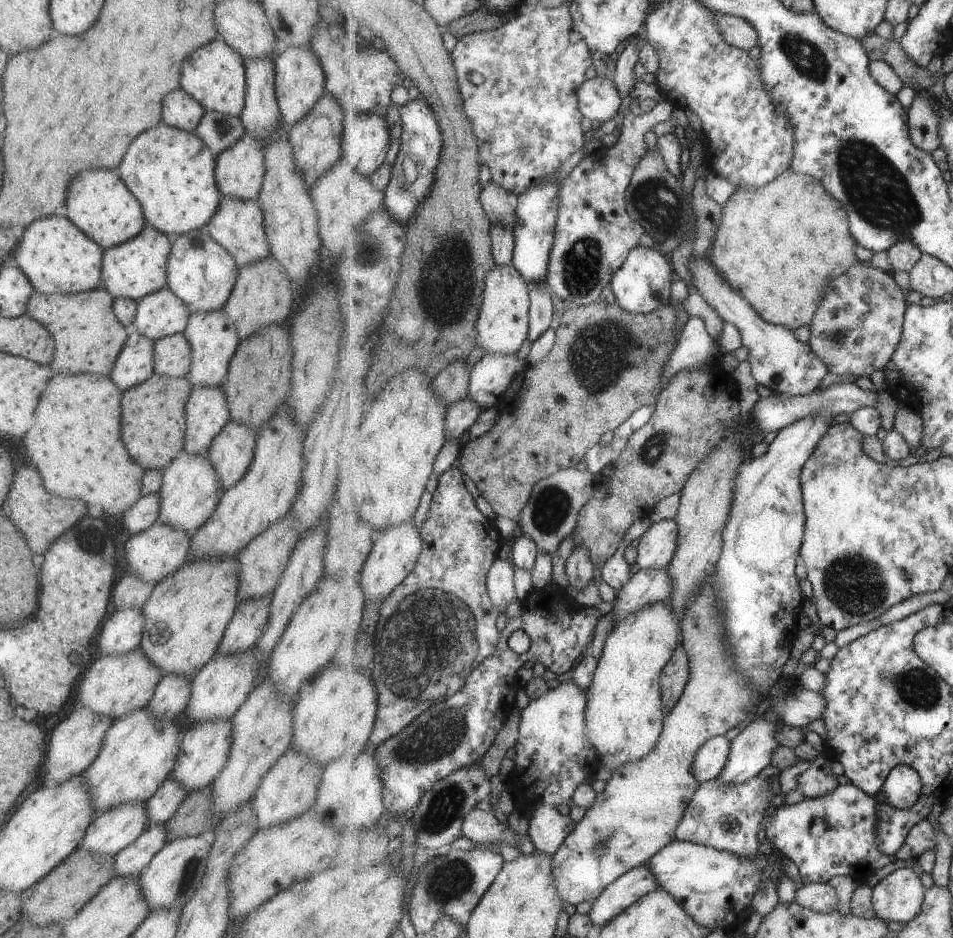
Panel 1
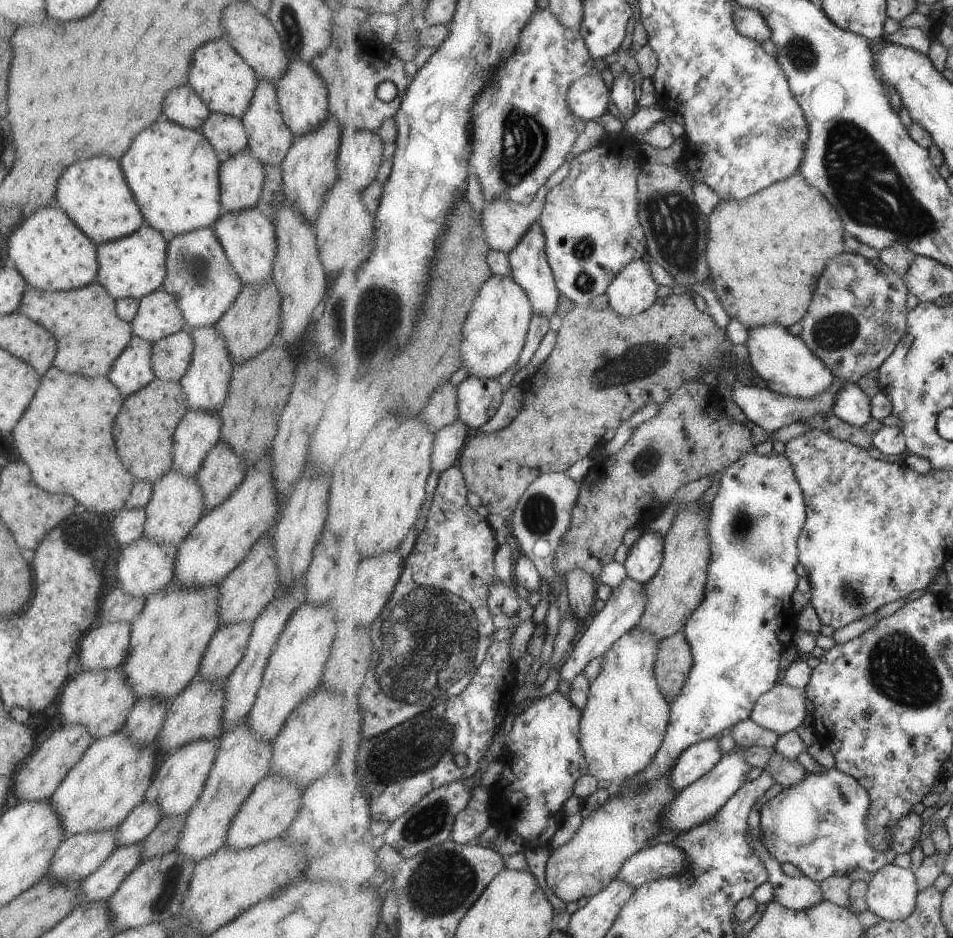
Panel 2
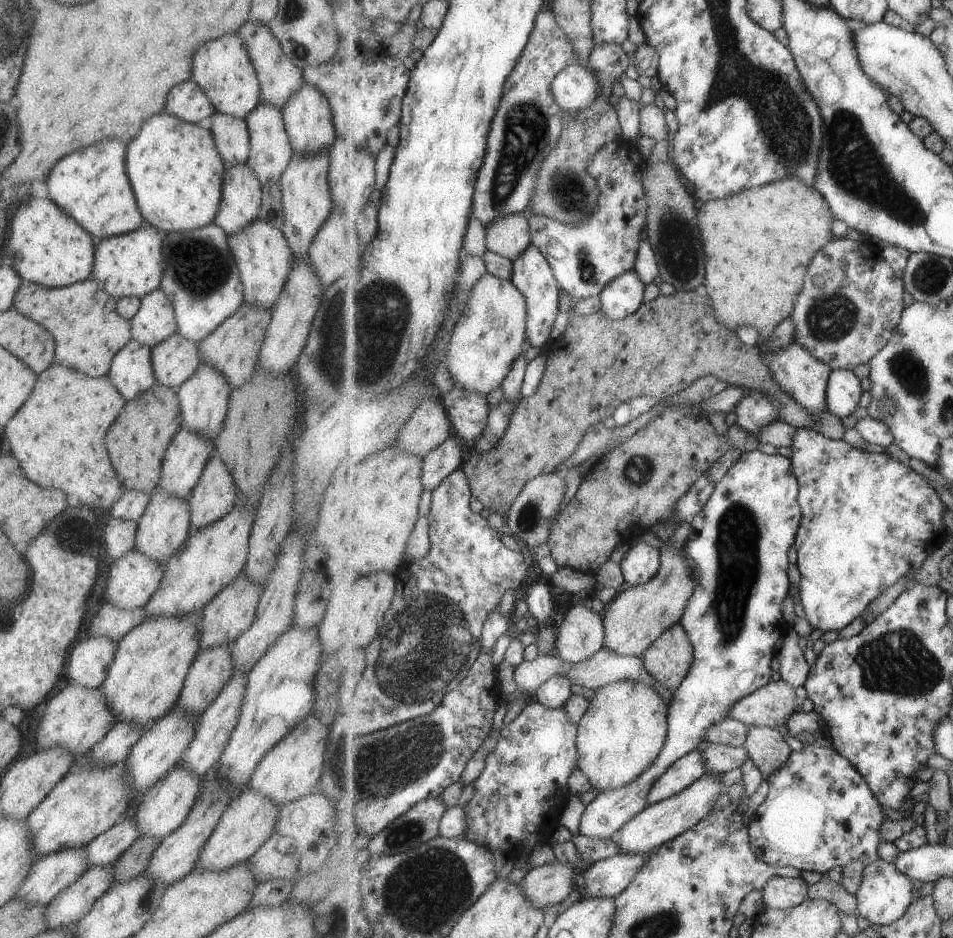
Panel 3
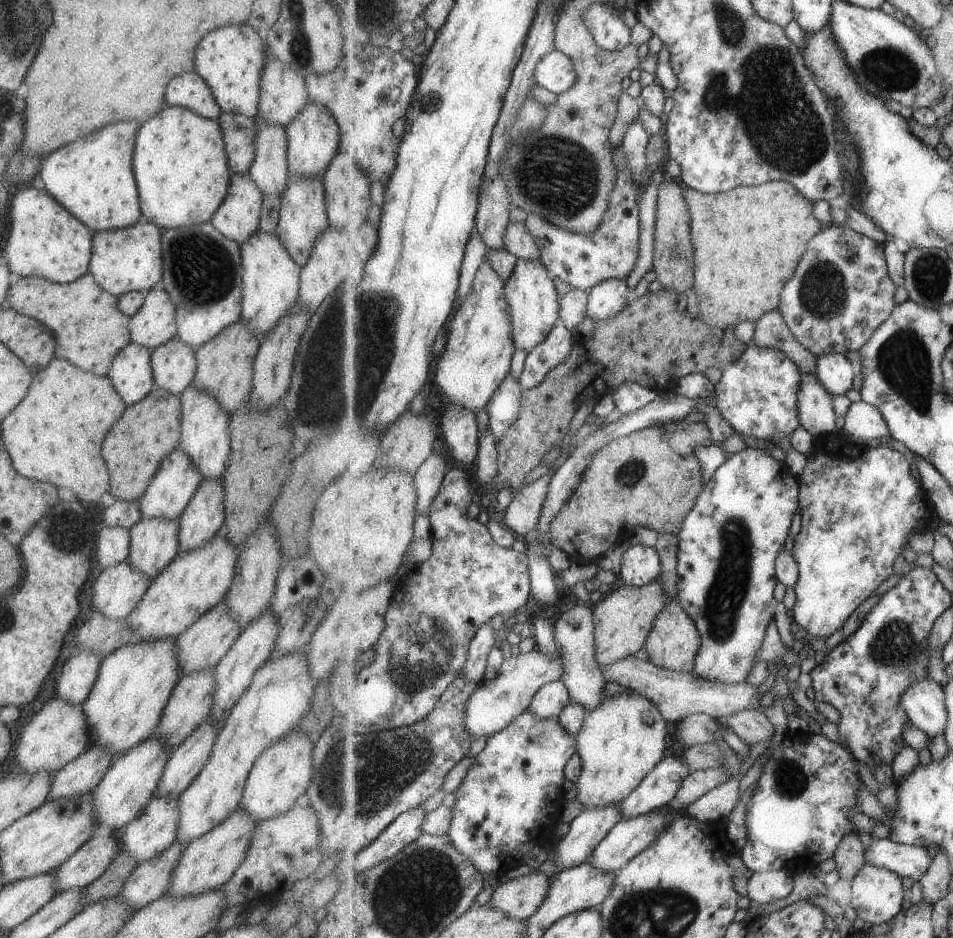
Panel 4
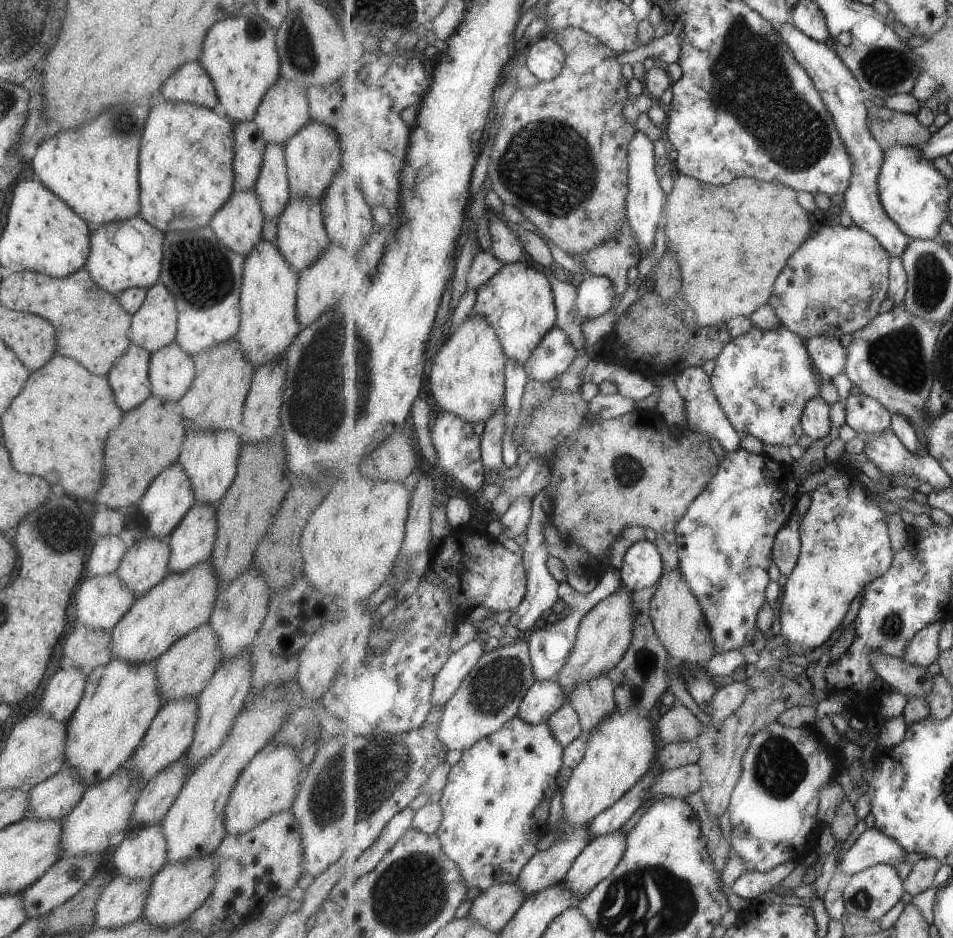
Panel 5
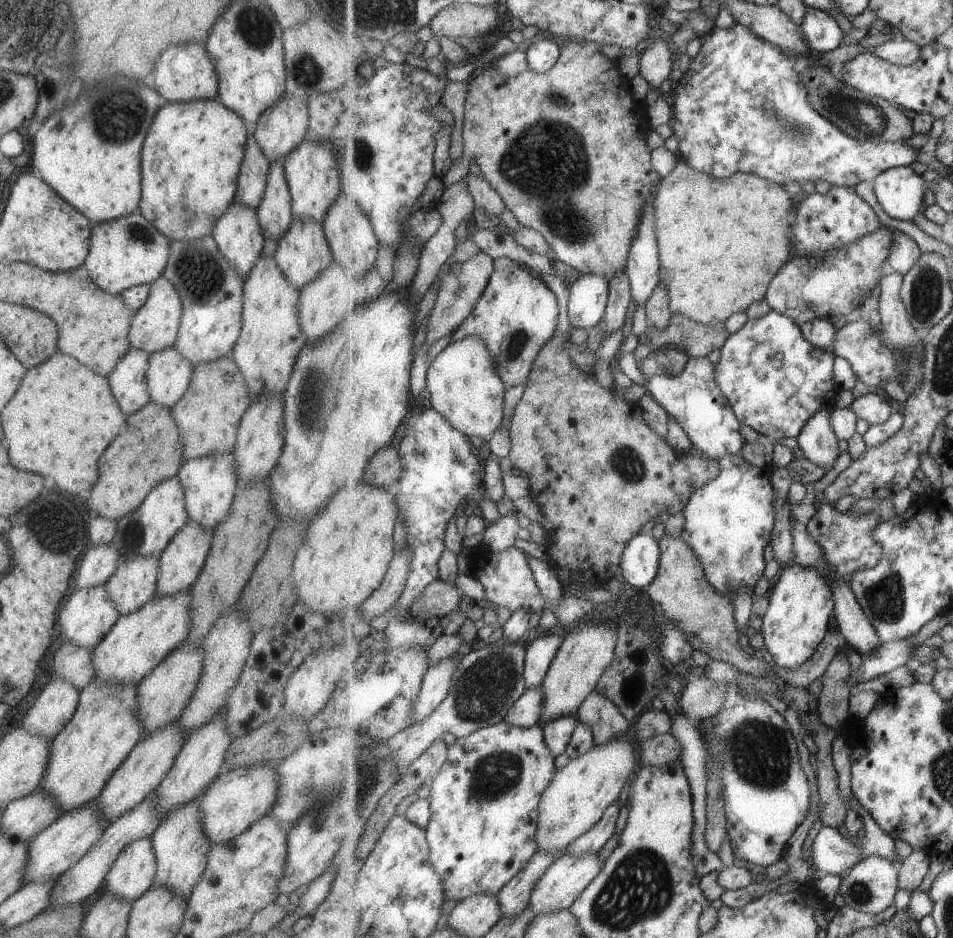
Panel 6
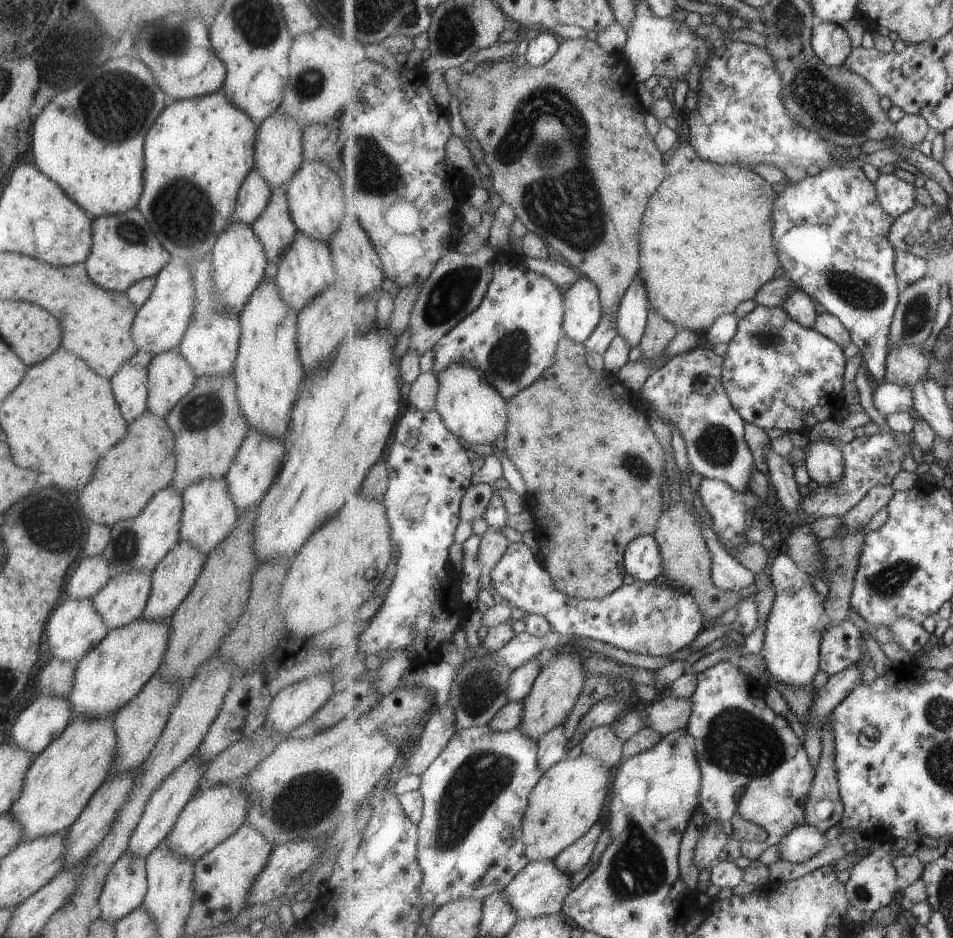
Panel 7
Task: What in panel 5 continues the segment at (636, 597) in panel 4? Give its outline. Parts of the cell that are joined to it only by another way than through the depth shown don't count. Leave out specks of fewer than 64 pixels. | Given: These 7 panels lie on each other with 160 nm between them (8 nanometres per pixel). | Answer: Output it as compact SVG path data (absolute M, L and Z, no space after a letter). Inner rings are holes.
M624 586L599 602L597 606L593 606L583 616L575 648L571 650L567 664L561 668L555 677L557 682L563 686L563 692L567 694L569 699L579 684L613 671L617 664L623 660L625 652L629 651L629 646L633 642L633 614L631 614L633 600L631 600L631 596L633 596L633 591Z

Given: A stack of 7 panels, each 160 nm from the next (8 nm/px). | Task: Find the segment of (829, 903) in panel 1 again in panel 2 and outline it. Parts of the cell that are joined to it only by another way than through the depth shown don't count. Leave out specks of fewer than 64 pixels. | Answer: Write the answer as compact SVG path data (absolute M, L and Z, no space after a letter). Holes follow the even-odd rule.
M749 835L750 844L757 856L761 858L767 870L767 881L774 890L774 899L791 910L809 909L824 901L823 890L815 880L803 874L799 878L791 878L783 872L781 864L769 854L761 839Z

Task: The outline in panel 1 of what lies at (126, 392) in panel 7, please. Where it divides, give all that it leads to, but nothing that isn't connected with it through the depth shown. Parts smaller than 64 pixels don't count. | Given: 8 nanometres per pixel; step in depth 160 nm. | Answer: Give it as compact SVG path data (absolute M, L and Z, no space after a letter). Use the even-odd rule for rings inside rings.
M136 330L129 331L109 374L113 384L125 390L147 380L154 373L153 353L154 341Z

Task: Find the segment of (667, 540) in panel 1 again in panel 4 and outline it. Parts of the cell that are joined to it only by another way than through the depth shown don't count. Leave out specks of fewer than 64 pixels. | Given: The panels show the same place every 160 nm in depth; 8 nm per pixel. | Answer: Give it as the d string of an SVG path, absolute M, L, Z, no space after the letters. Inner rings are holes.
M631 546L622 560L621 578L628 586L643 587L660 579L662 561L655 547Z

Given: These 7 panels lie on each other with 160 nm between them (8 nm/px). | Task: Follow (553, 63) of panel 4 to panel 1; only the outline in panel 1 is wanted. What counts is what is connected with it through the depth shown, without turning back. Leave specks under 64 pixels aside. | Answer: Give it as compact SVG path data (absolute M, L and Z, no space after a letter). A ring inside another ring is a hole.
M605 77L587 79L578 90L581 112L589 120L607 122L621 108L622 94L614 80Z

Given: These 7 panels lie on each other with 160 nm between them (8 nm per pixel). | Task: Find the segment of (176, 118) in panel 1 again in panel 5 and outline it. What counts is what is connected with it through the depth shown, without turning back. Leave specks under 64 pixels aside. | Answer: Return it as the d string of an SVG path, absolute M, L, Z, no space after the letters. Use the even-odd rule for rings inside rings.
M198 62L185 64L181 70L173 72L163 82L160 92L165 101L192 103L213 110L217 116L226 116L211 84L211 78Z

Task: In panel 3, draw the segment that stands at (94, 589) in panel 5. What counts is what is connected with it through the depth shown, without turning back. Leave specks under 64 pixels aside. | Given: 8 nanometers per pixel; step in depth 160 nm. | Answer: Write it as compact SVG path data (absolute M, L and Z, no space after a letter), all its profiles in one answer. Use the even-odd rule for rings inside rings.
M133 548L110 562L104 596L118 609L144 608L163 573L157 561Z

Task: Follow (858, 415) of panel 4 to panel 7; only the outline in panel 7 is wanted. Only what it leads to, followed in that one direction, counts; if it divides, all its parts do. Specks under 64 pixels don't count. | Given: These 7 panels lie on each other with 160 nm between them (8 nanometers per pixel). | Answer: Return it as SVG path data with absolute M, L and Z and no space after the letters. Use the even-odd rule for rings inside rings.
M883 383L873 393L874 407L886 417L893 413L914 412L914 389L907 385Z

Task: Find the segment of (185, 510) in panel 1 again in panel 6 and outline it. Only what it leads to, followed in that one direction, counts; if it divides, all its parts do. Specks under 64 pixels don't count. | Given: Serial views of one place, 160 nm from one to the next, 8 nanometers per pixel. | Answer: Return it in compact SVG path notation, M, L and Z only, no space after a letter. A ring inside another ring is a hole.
M139 555L117 563L104 587L120 615L136 611L142 604L153 600L157 595L158 568L158 556L153 555Z

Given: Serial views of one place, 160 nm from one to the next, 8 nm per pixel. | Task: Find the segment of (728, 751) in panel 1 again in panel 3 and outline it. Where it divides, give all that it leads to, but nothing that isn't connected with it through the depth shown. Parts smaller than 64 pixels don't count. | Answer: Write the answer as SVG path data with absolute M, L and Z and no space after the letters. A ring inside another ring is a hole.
M700 747L677 760L677 763L673 764L665 774L661 774L661 778L653 784L647 796L647 806L661 803L683 792L706 773L707 766L705 766L705 758L703 758L702 747Z

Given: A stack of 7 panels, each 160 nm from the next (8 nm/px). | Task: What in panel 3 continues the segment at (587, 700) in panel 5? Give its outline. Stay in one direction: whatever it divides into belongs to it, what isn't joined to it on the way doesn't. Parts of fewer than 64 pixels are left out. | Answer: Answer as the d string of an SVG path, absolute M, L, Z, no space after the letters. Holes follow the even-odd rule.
M585 604L573 605L566 614L560 628L557 630L557 644L555 654L571 663L585 662L604 647L606 640L603 613L593 612Z

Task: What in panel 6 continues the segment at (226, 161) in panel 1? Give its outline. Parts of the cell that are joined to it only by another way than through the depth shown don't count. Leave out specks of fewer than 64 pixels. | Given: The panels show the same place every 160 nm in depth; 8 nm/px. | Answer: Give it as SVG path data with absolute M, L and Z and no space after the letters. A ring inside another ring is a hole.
M235 199L225 208L221 216L215 221L211 235L219 252L227 259L230 267L233 267L242 278L246 277L257 257L263 254L265 236L263 236L259 226L256 210L239 200Z

